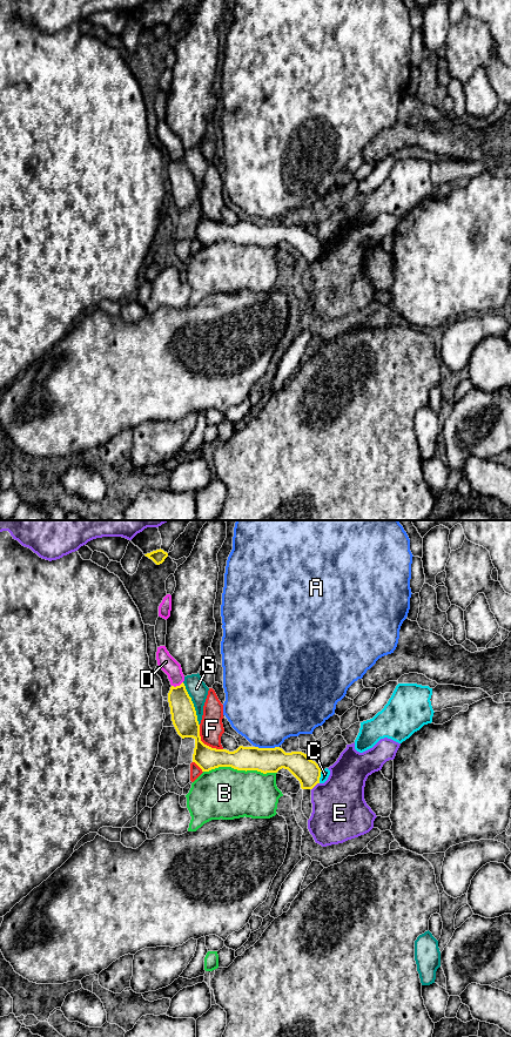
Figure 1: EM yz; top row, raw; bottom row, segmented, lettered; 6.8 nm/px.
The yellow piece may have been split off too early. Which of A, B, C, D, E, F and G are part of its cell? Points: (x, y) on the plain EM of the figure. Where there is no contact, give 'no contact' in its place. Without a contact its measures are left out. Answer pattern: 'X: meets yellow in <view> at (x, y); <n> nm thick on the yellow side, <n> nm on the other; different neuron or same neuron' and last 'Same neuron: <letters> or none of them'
A: meets yellow in yz at (267, 222); 180 nm thick on the yellow side, 460 nm on the other; different neuron
B: meets yellow in yz at (240, 243); 180 nm thick on the yellow side, 360 nm on the other; different neuron
C: meets yellow in yz at (320, 250); 170 nm thick on the yellow side, 60 nm on the other; different neuron
D: meets yellow in yz at (176, 160); 180 nm thick on the yellow side, 110 nm on the other; different neuron
E: meets yellow in yz at (315, 258); 170 nm thick on the yellow side, 380 nm on the other; different neuron
F: meets yellow in yz at (203, 217); 180 nm thick on the yellow side, 160 nm on the other; different neuron
G: meets yellow in yz at (193, 177); 180 nm thick on the yellow side, 140 nm on the other; different neuron
Same neuron: none of them

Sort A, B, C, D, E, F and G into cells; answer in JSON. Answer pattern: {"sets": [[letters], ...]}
{"sets": [["A"], ["B"], ["C"], ["D"], ["E"], ["F"], ["G"]]}

